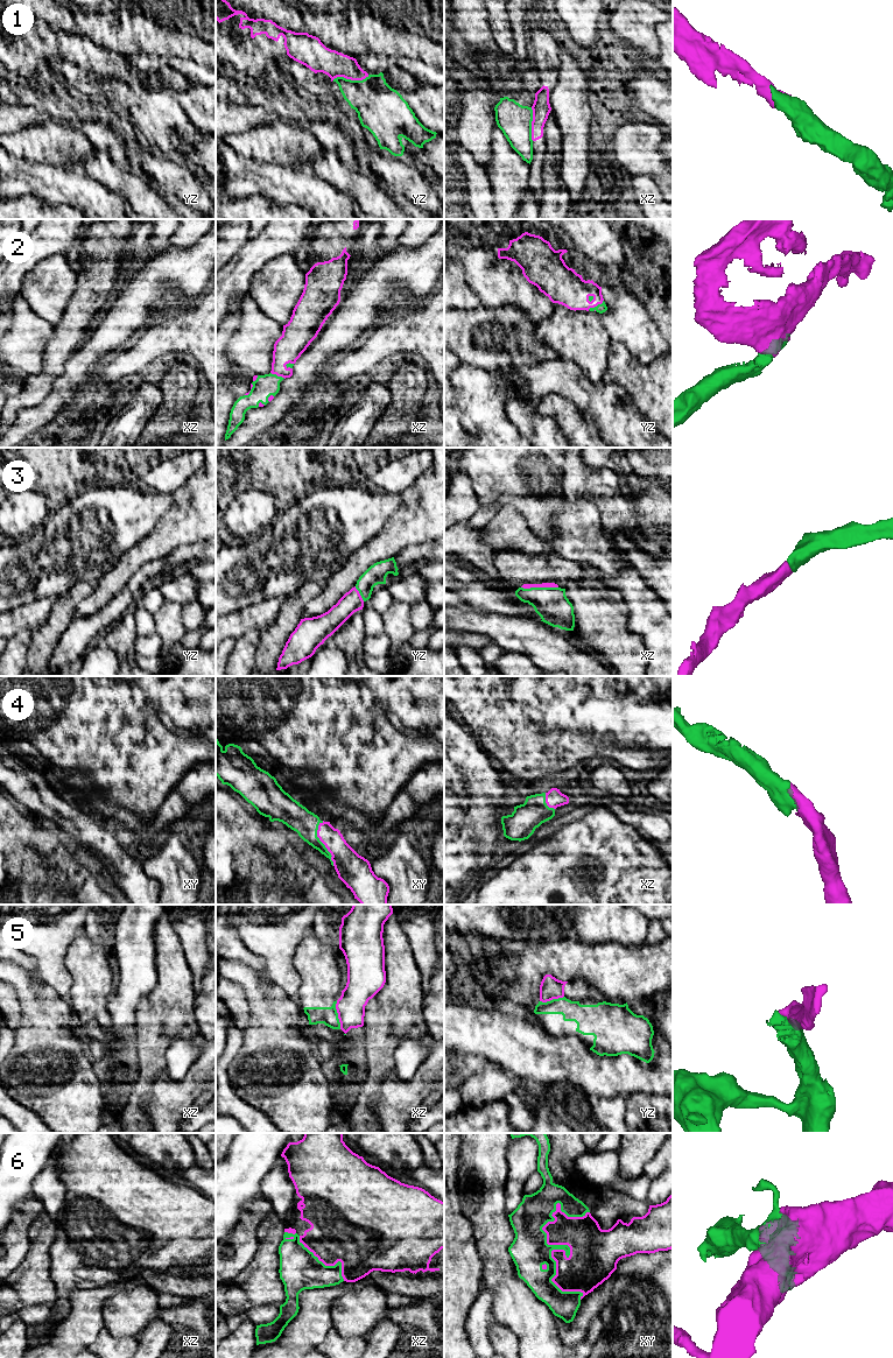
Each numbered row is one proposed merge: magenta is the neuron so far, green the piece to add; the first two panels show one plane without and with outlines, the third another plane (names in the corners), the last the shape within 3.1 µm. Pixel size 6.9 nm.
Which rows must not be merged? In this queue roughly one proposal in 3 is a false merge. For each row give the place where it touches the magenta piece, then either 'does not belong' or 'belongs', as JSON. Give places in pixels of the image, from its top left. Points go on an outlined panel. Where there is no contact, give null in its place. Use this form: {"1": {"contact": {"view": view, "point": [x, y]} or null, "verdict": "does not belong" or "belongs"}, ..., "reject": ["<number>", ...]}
{"1": {"contact": {"view": "yz", "point": [350, 78]}, "verdict": "does not belong"}, "2": {"contact": {"view": "yz", "point": [596, 305]}, "verdict": "belongs"}, "3": {"contact": {"view": "xz", "point": [540, 586]}, "verdict": "belongs"}, "4": {"contact": {"view": "xy", "point": [322, 842]}, "verdict": "belongs"}, "5": {"contact": {"view": "xz", "point": [338, 1014]}, "verdict": "does not belong"}, "6": {"contact": {"view": "xy", "point": [564, 1252]}, "verdict": "belongs"}, "reject": ["1", "5"]}

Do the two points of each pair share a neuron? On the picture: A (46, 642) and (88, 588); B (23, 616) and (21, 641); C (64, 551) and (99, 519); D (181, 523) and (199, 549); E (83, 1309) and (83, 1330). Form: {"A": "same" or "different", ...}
{"A": "same", "B": "different", "C": "same", "D": "different", "E": "same"}

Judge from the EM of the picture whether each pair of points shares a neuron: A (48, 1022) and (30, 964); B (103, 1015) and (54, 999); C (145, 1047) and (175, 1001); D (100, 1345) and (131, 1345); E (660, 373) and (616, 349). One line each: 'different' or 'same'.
A: different
B: different
C: same
D: same
E: same

